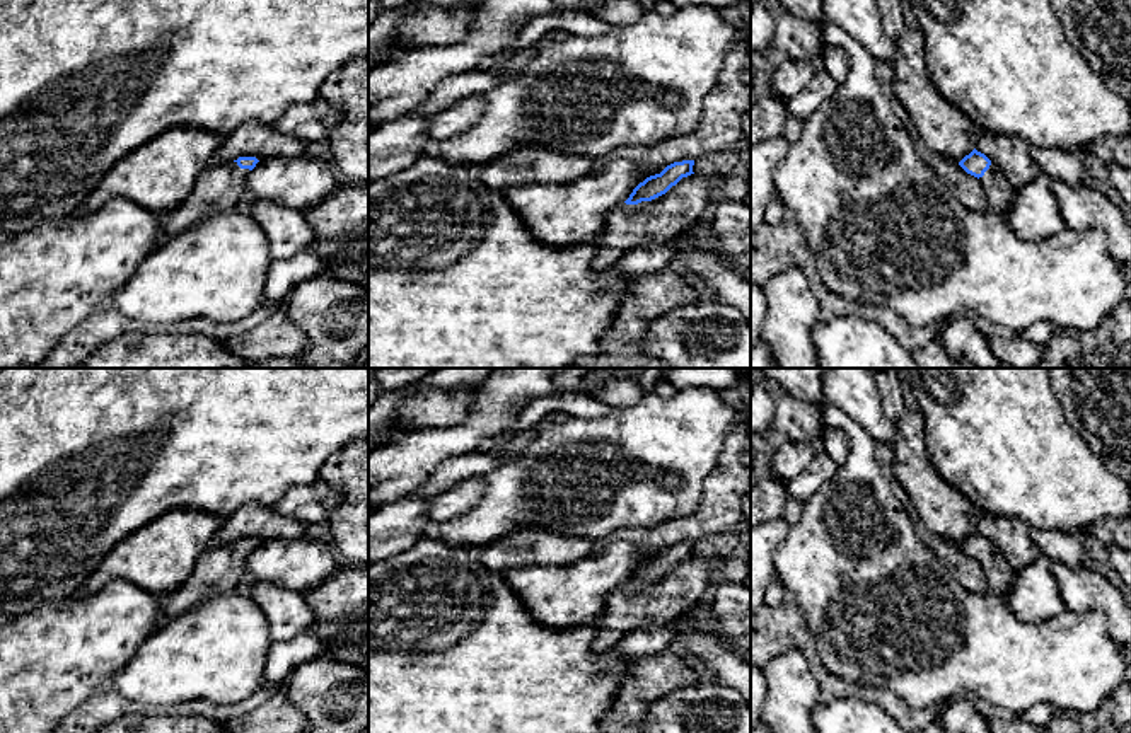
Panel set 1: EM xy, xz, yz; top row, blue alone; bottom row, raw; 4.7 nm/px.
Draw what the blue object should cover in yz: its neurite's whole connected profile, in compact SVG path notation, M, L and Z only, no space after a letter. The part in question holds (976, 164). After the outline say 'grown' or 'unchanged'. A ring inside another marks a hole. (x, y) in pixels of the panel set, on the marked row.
M976 148L966 155L959 165L971 176L977 177L983 191L988 198L989 211L1000 213L1006 218L1010 205L1015 196L1015 189L1001 172L984 153Z | grown

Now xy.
M239 157L227 164L210 164L181 206L164 215L165 244L212 215L241 210L249 199L246 179L258 162L256 157Z | grown

